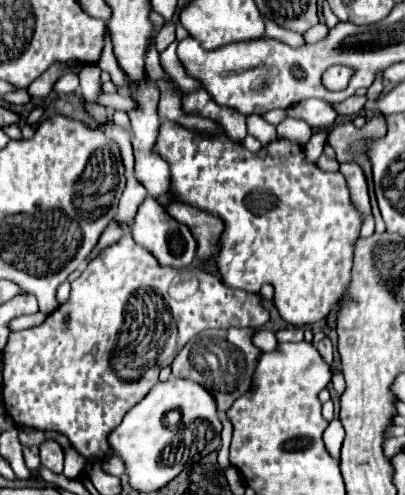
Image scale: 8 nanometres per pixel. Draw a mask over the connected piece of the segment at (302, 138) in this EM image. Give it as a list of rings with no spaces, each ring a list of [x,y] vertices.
[[[286,117],[286,119],[278,125],[278,137],[280,137],[280,139],[294,139],[294,141],[298,141],[300,145],[306,145],[306,141],[310,139],[310,135],[312,135],[310,125],[300,119]]]

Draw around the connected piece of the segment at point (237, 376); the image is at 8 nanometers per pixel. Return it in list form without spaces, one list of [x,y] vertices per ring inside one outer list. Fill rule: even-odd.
[[[206,329],[188,341],[188,345],[184,345],[184,349],[176,355],[172,363],[174,377],[204,385],[216,397],[218,411],[224,413],[250,387],[256,359],[260,355],[260,349],[252,345],[252,333],[254,329]]]

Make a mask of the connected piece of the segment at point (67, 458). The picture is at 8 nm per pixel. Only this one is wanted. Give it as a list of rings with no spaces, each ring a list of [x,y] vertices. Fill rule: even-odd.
[[[50,433],[50,435],[52,435],[50,439],[52,439],[52,441],[58,441],[60,447],[62,447],[62,451],[64,451],[64,475],[66,475],[68,479],[78,477],[78,475],[82,473],[84,465],[86,465],[84,457],[80,457],[80,455],[72,449],[72,445],[68,445],[68,439],[66,439],[66,437],[60,437],[60,433]]]

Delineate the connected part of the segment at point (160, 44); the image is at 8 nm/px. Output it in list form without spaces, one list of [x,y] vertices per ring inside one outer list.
[[[166,23],[164,29],[160,29],[158,35],[156,35],[156,49],[158,49],[158,53],[162,53],[174,39],[176,39],[176,25],[174,23]]]

